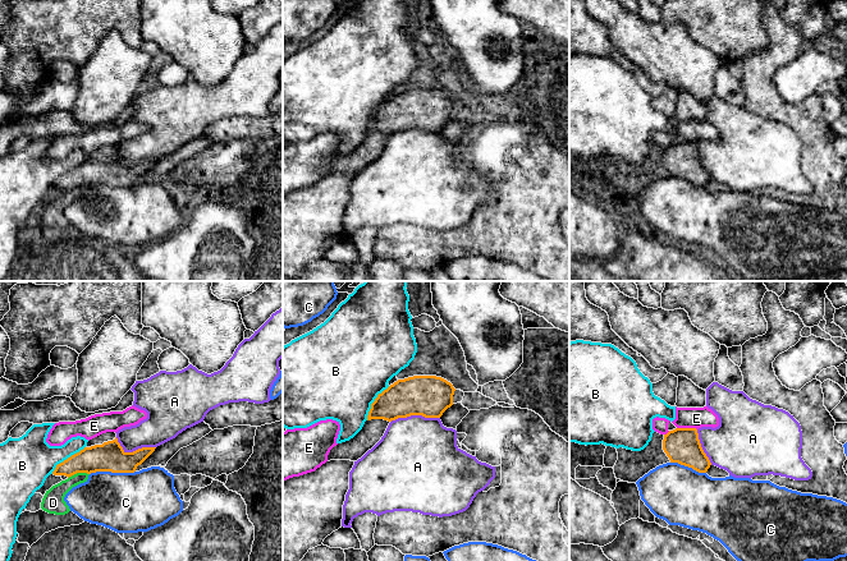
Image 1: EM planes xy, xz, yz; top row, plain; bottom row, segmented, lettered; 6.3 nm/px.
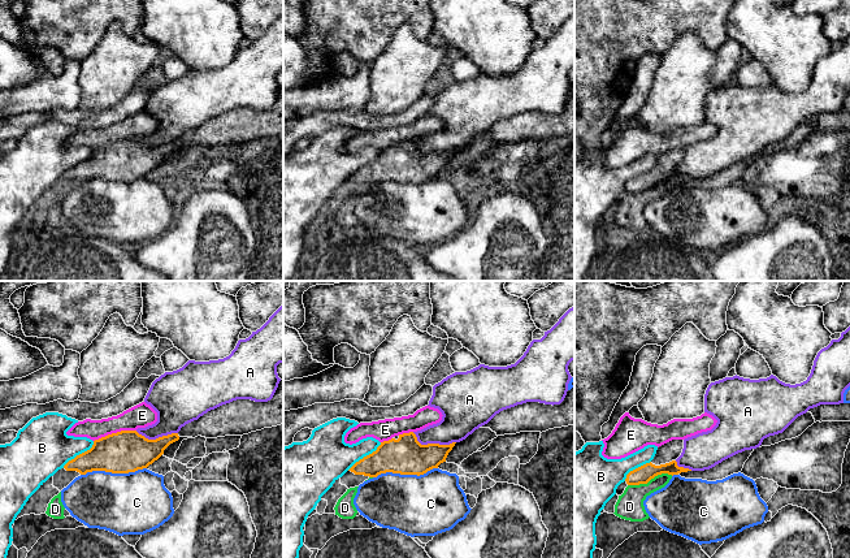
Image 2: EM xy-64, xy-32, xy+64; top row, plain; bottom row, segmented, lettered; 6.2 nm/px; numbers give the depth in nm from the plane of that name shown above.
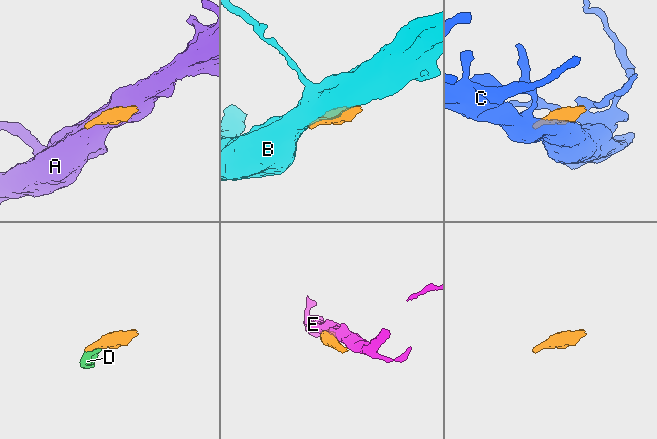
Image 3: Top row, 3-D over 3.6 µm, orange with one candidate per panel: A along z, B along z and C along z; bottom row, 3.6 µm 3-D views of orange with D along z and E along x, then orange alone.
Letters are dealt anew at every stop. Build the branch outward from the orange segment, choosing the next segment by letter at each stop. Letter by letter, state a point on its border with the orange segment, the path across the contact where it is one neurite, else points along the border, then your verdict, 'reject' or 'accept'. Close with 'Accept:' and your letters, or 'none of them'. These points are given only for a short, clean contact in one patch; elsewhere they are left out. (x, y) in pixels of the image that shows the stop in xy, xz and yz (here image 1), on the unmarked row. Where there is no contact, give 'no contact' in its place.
A: contact xz (415, 128); reject
B: contact xy (68, 171); reject
C: contact xy (111, 185); border xy (134, 184), (92, 185), (90, 188); reject
D: contact xy (78, 185); border xy (88, 187), (74, 187), (68, 192); reject
E: contact yz (687, 142); reject
Accept: none of them

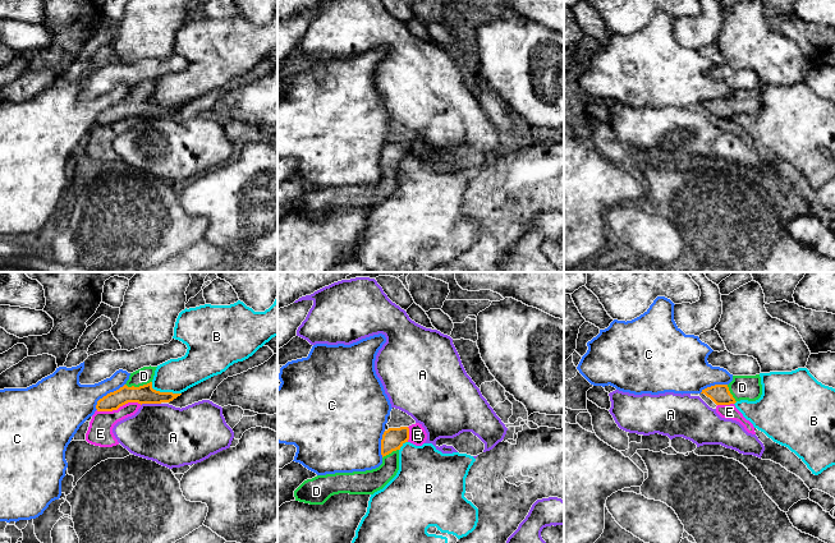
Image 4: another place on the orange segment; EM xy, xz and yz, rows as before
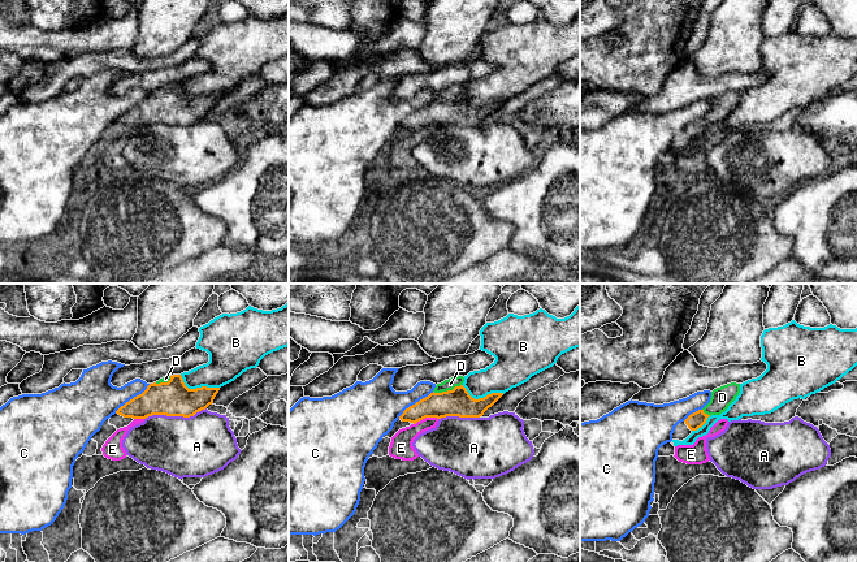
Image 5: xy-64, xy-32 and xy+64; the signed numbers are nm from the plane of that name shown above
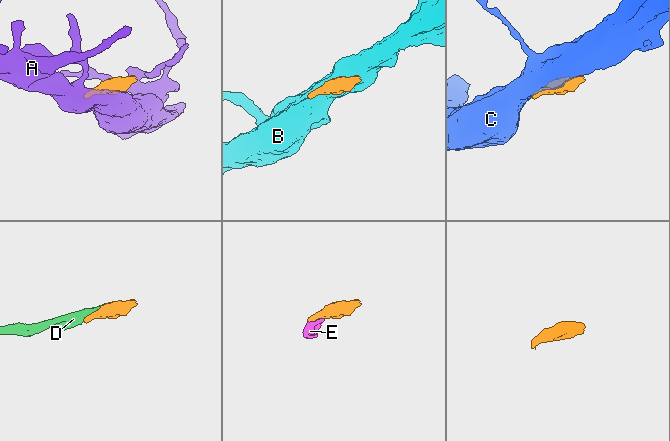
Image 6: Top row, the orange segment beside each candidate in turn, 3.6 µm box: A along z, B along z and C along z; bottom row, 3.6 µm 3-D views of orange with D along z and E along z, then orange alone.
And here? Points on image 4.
A: contact xy (150, 116); border xy (160, 116), (143, 116), (141, 119); reject
B: contact xy (164, 106); reject
C: contact xy (108, 107); reject
D: contact xy (140, 100); accept
E: contact xy (118, 122); border xy (141, 118), (125, 116), (117, 123), (96, 124); reject
Accept: D

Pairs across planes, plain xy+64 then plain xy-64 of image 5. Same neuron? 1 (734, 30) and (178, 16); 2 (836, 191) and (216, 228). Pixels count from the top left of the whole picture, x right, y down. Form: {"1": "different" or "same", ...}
{"1": "same", "2": "different"}

